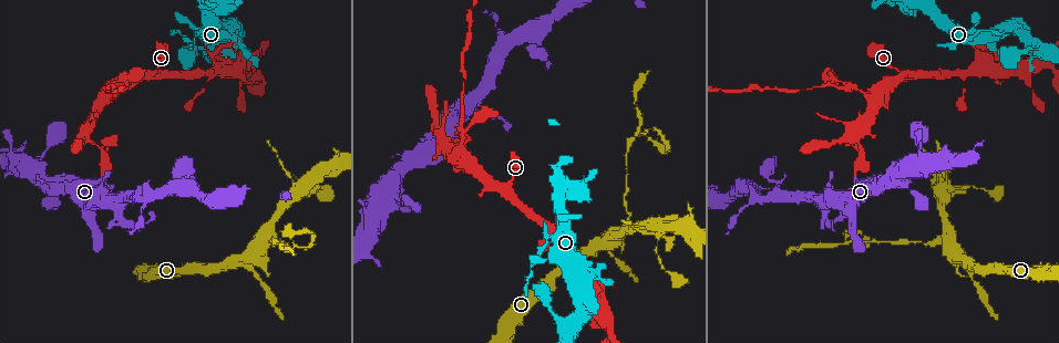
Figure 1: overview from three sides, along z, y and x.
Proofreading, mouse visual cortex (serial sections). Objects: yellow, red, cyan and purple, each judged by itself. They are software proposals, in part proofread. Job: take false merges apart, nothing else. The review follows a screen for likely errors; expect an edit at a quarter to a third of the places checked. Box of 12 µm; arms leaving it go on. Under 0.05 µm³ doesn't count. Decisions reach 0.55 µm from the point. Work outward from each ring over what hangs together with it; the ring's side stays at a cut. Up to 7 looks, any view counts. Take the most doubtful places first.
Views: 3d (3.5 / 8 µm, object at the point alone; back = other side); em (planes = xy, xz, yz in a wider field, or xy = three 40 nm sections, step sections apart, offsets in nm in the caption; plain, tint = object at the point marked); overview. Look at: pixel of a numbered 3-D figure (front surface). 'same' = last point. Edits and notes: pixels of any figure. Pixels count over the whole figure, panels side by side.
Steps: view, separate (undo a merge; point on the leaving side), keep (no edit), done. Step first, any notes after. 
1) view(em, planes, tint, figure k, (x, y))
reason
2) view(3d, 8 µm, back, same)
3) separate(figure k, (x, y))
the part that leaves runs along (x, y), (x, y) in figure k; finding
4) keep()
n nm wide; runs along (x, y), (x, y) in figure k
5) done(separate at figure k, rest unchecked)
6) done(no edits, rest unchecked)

view(em, xy, step 1, tint, figure 1, (939, 241))
three arms meet

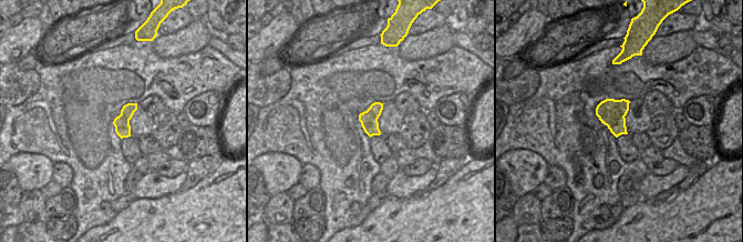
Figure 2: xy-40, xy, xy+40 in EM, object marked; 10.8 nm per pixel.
view(3d, 3.5 µm, same)
wider look

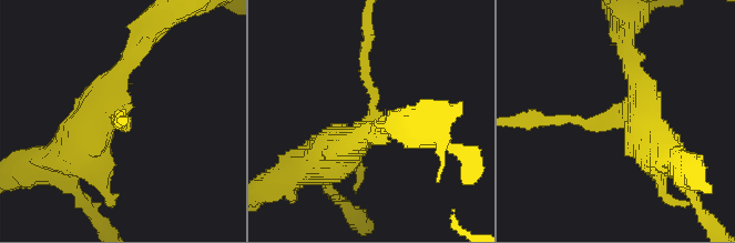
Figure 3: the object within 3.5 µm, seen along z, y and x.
separate(figure 3, (552, 120))
3 arms; the part that leaves runs along (591, 123), (526, 120) in figure 3; a second cell is stuck on

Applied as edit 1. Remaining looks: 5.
view(overview)
redraw

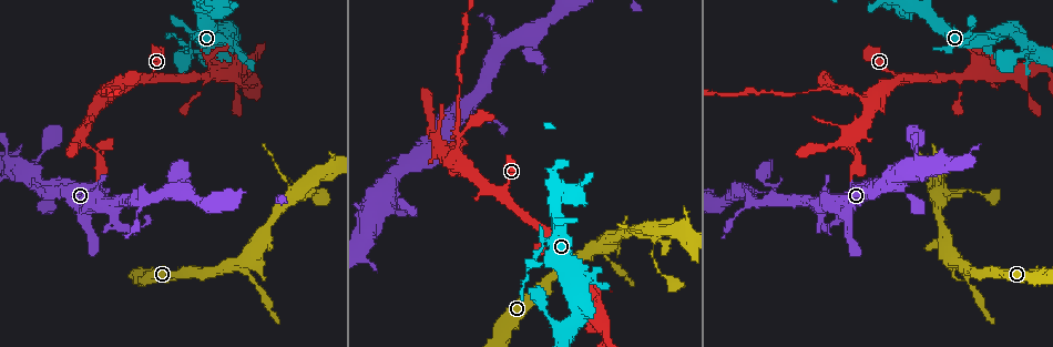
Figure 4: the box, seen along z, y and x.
view(3d, 3.5 µm, figure 4, (848, 88))
a fork

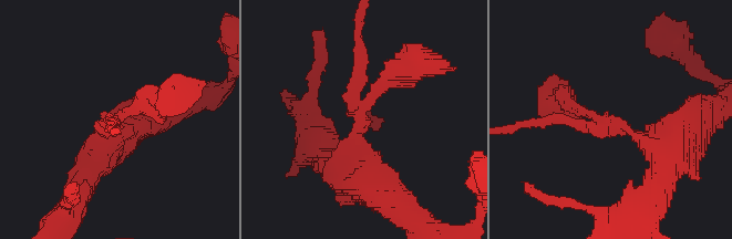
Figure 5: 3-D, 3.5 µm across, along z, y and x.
view(em, planes, tint, figure 5, (356, 114))

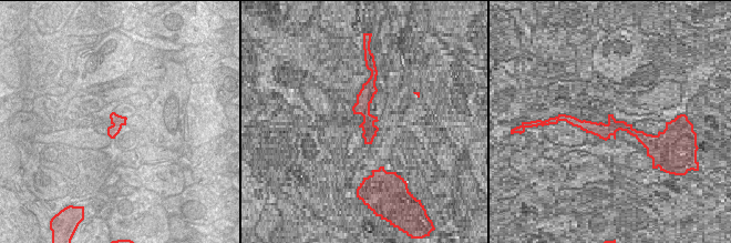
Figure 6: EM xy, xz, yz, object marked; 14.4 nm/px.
separate(figure 5, (364, 60))
3 arms; arms of 150, 200, 350 nm; the part that leaves runs along (354, 107), (361, 79), (358, 26) in figure 5; a second cell is stuck on

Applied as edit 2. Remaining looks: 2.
done(separate at figure 3, separate at figure 5, rest unchecked)

